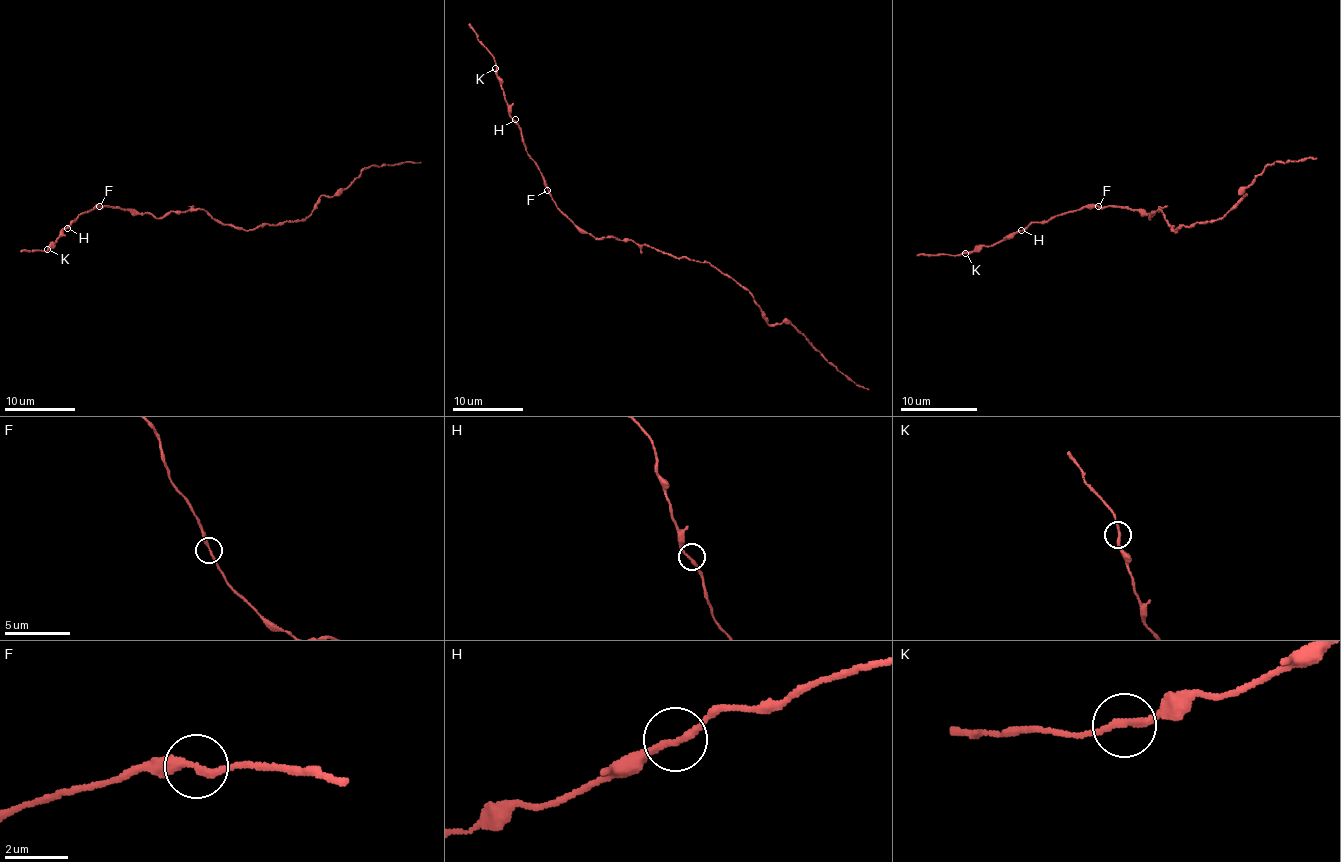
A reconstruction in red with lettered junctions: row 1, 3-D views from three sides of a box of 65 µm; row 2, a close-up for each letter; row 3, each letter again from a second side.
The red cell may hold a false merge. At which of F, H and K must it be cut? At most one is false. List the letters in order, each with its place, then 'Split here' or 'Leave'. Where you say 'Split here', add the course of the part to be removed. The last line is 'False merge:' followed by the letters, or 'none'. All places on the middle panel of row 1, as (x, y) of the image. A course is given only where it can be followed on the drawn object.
F: Place: (547, 190). Leave
H: Place: (515, 119). Leave
K: Place: (495, 68). Leave
False merge: none

